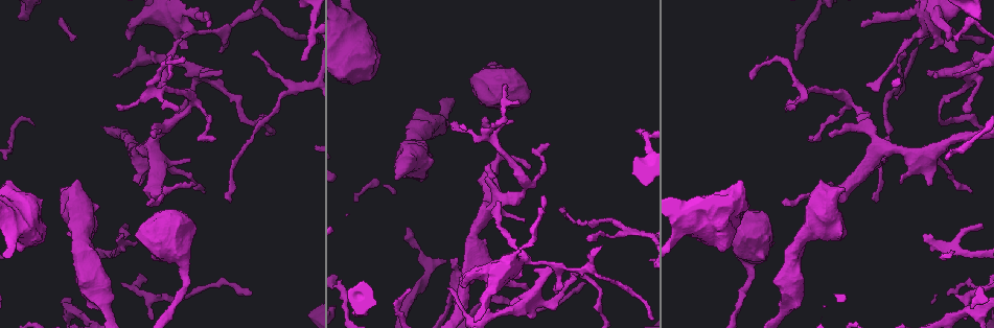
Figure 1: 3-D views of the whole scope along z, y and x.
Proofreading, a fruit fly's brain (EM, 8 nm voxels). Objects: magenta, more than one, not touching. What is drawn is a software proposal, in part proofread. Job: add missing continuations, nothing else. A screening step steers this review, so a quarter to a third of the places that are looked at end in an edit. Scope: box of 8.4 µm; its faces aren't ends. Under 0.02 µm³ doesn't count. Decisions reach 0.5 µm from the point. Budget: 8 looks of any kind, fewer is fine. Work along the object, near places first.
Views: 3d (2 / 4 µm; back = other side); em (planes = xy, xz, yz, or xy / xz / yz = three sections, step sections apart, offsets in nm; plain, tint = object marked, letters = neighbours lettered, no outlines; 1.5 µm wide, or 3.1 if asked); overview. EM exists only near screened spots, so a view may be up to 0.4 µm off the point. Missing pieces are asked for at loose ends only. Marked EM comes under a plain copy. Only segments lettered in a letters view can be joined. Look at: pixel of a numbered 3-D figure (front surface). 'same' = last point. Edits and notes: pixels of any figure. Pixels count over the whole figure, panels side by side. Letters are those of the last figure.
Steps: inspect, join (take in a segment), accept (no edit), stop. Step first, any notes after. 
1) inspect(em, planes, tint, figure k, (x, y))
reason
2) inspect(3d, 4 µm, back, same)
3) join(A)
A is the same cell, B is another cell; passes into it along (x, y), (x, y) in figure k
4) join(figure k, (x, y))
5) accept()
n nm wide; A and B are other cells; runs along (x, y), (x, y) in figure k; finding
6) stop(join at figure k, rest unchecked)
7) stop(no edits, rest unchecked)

inspect(3d, 2 µm, figure 1, (483, 118))
thin end

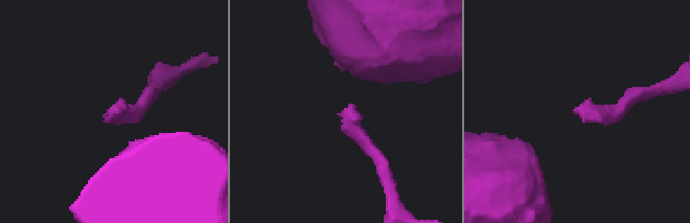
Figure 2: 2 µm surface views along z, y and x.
inspect(em, planes, letters, figure 2, (112, 107))

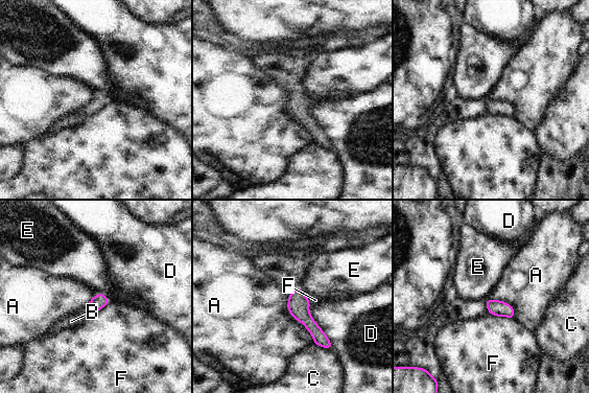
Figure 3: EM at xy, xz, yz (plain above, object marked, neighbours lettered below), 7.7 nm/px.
join(B)
A touches over 420 nm; B is the same cell, A, C, D, E and F are other cells; passes into it along (98, 301), (87, 313), (71, 321) in figure 3; the cell continues

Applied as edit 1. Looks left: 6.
inspect(overview)
see it whole again

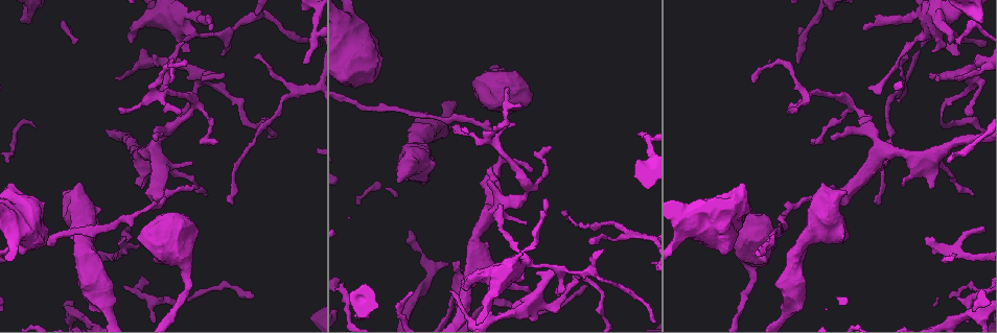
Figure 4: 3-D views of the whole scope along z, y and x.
inspect(em, xz, step 4, tint, figure 4, (229, 203))
tapers out

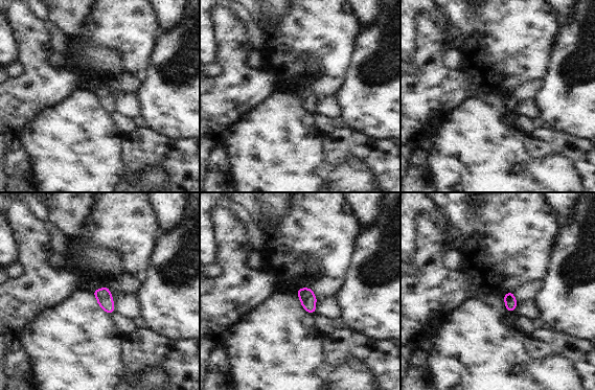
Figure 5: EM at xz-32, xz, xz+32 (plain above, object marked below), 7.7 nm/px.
inspect(em, planes, letters, same)

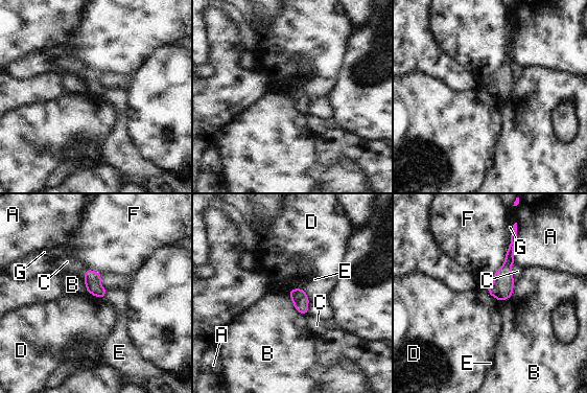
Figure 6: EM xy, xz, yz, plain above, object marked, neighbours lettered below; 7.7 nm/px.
accept()
A touches over 280 nm; A, B, C, D, E, F and G are other cells; runs along (514, 235), (499, 297) in figure 6; none of them fits

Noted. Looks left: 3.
inspect(3d, 4 µm, figure 4, (212, 29))
thin end

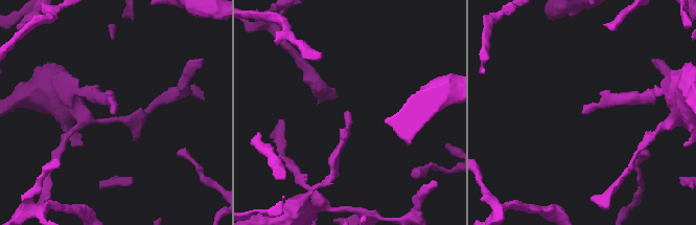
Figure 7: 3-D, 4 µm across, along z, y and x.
inspect(em, xy, step 4, tint, figure 7, (114, 112))
need the tissue

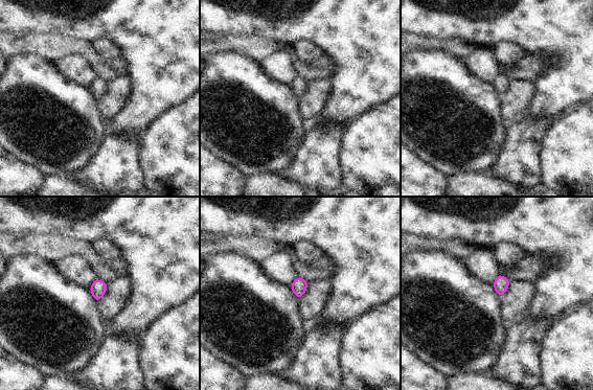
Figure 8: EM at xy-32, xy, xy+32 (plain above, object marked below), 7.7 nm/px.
inspect(em, planes, letters, same)
another direction

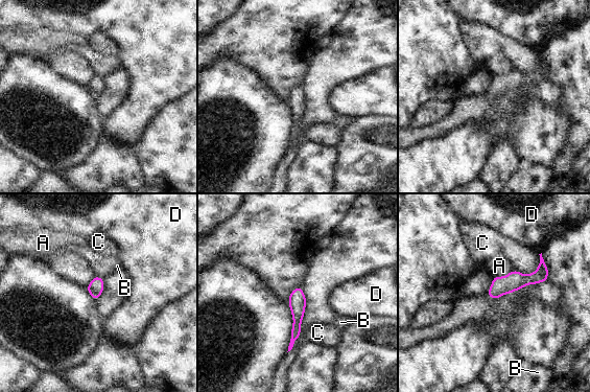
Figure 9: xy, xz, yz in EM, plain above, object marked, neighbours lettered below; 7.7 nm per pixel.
accept()
C touches over 240 nm; A, B, C and D are other cells; border along (513, 270), (502, 276), (494, 277) in figure 9; none of them fits

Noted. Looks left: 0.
stop(join at figure 3, rest unchecked)

